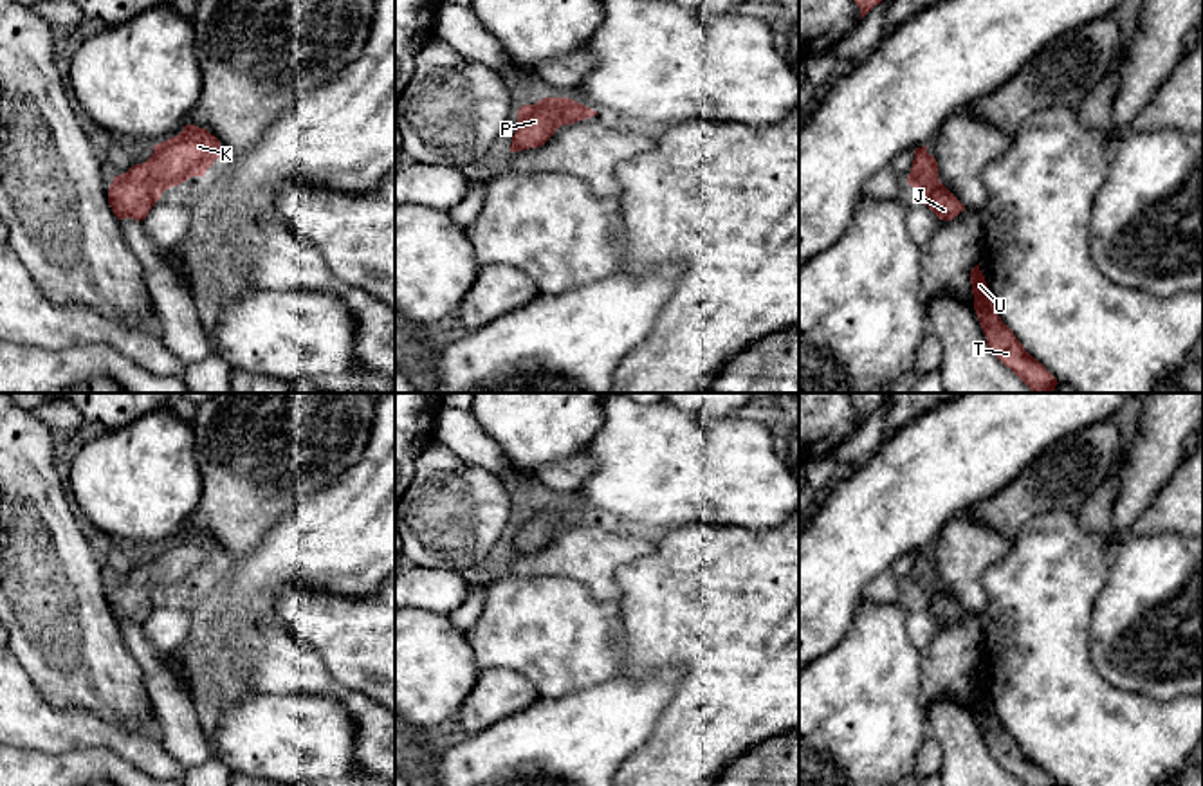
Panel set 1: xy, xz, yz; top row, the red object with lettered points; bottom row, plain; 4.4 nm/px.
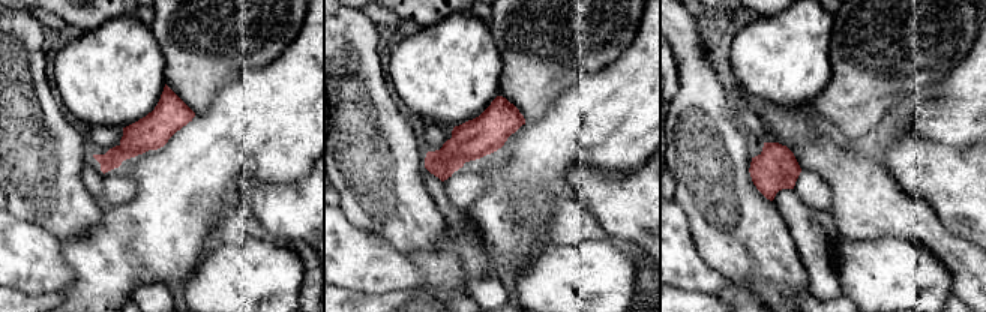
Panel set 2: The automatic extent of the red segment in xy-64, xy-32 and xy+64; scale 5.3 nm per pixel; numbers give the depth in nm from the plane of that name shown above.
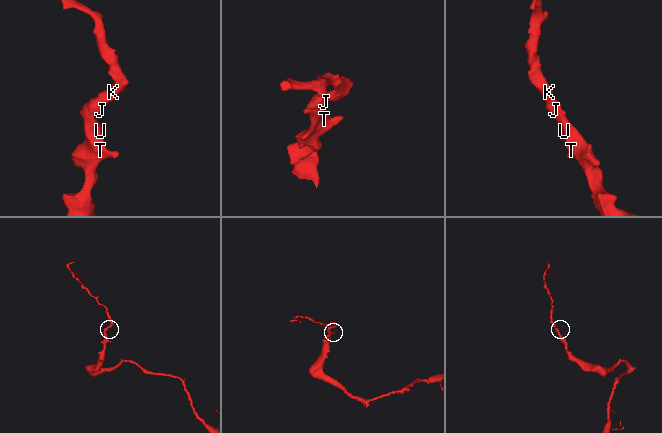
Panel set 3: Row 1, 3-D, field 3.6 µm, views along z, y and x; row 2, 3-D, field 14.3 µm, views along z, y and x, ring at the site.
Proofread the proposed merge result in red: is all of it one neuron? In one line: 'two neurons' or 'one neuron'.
one neuron

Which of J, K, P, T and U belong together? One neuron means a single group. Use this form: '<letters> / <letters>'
J K P T U

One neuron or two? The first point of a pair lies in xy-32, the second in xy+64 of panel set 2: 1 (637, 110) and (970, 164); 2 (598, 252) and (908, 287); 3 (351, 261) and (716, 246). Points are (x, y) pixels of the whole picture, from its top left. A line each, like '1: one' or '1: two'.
1: two
2: one
3: two

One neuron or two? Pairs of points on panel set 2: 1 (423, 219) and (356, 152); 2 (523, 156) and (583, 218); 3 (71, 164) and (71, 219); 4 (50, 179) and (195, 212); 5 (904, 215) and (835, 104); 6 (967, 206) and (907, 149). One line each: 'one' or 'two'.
1: one
2: two
3: one
4: two
5: two
6: one

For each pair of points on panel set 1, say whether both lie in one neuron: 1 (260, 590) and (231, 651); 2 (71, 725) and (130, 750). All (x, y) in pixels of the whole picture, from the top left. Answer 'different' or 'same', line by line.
1: different
2: same

